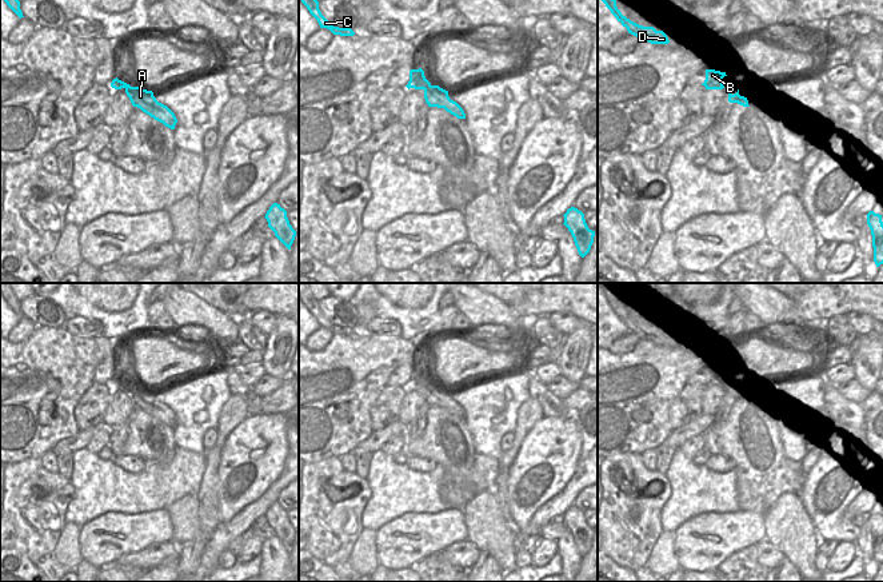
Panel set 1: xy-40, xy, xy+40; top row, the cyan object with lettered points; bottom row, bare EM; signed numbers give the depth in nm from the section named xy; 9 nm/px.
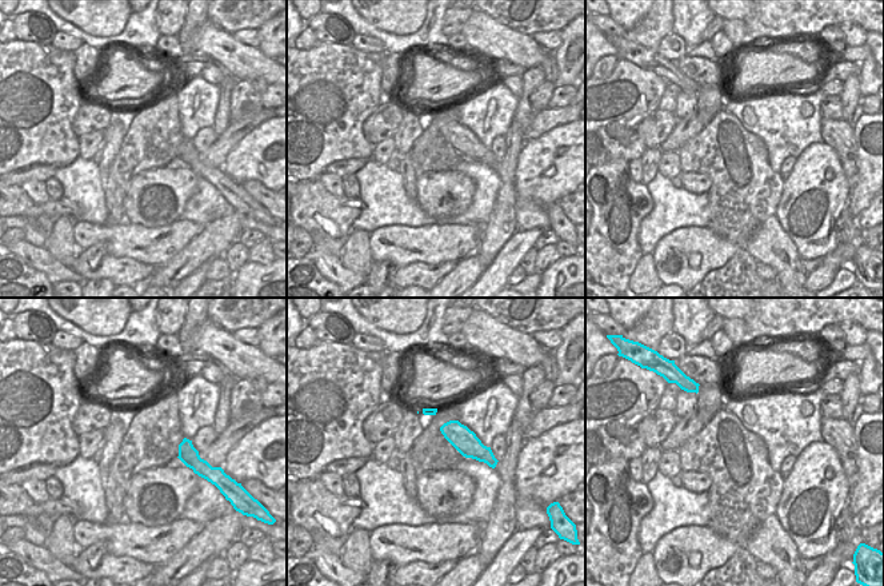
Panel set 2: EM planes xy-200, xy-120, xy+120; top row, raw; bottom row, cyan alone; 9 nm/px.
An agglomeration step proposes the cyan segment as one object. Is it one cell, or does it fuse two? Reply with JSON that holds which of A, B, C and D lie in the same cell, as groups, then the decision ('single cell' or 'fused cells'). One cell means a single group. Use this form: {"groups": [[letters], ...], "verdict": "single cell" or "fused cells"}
{"groups": [["A", "B", "C", "D"]], "verdict": "single cell"}

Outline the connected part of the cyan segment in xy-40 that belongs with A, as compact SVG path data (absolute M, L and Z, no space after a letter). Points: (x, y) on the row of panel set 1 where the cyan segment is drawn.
M117 77L112 80L111 87L115 89L124 88L133 107L140 108L143 112L163 123L165 127L175 129L177 123L175 113L167 105L159 103L152 91L147 91L140 87L131 87Z

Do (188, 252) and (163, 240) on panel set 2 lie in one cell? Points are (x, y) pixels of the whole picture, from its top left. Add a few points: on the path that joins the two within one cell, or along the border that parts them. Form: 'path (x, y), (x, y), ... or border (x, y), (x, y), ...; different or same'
border (204, 227), (176, 254), (156, 266); different

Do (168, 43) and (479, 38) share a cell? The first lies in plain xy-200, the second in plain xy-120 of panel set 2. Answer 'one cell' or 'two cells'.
two cells

